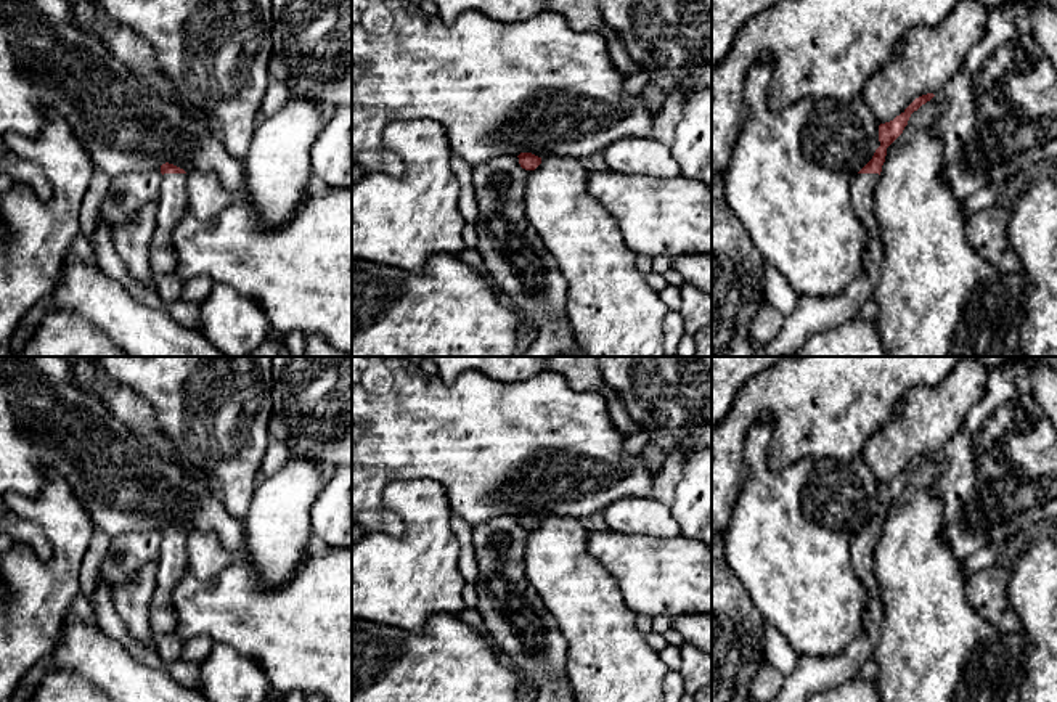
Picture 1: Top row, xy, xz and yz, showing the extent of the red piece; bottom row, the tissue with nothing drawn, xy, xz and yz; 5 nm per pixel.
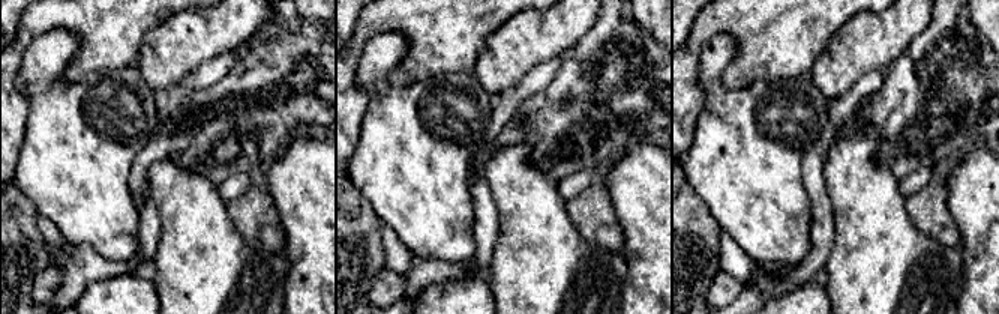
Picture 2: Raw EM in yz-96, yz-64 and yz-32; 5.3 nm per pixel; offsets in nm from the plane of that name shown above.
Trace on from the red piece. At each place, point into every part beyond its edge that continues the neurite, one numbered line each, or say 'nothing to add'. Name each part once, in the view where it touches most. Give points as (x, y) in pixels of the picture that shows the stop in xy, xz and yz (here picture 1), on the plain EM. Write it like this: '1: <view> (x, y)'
1: xy (172, 563)

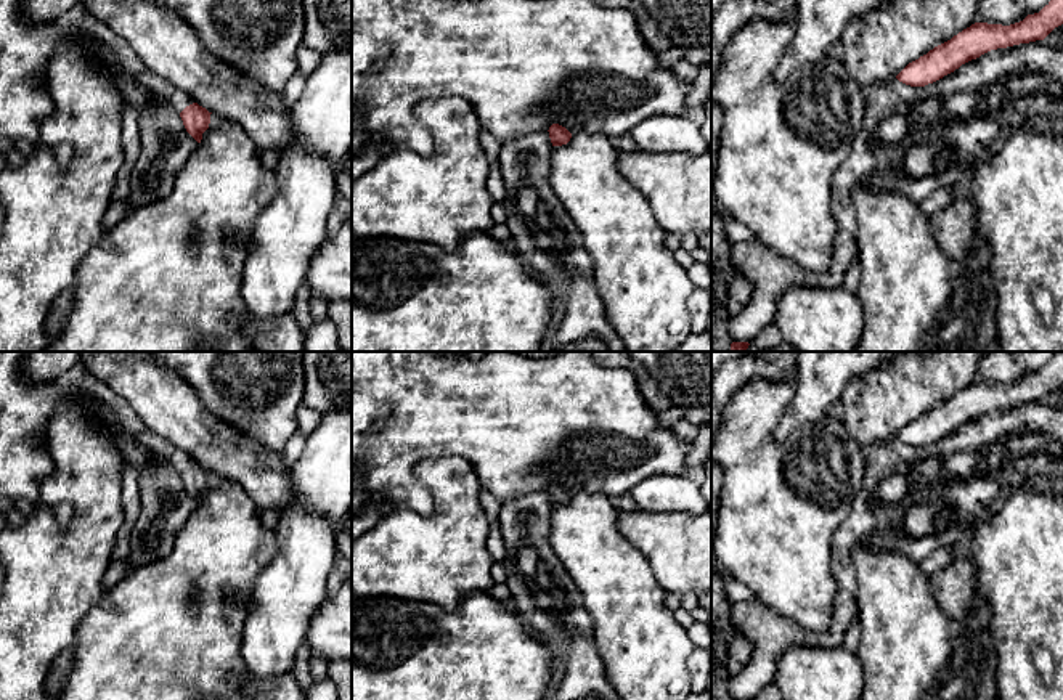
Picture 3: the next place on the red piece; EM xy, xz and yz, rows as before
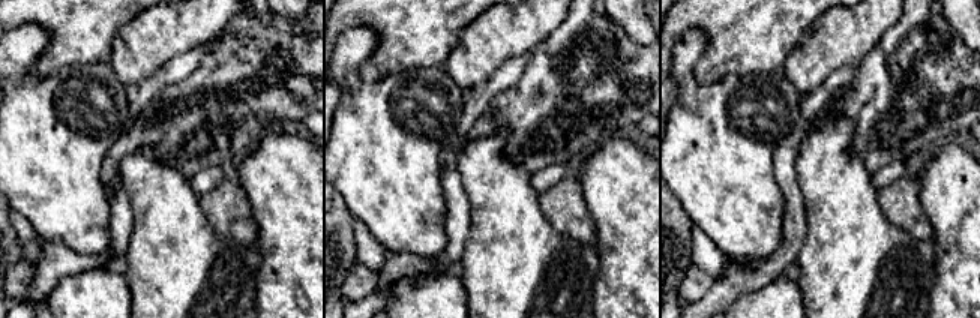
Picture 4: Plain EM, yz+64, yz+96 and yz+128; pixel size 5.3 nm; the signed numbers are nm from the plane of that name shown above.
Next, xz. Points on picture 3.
nothing to add

